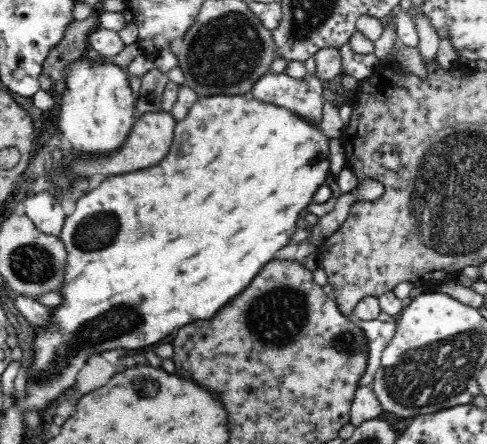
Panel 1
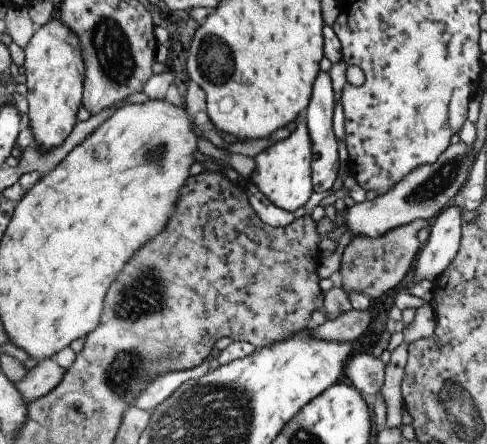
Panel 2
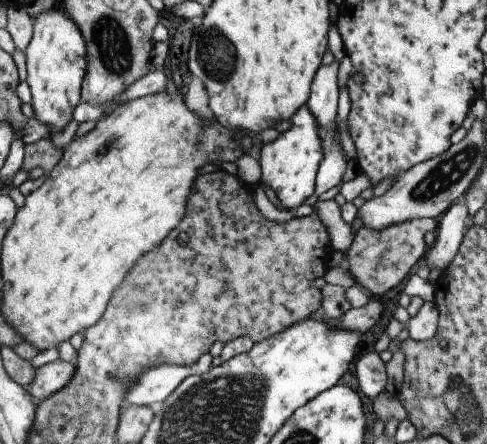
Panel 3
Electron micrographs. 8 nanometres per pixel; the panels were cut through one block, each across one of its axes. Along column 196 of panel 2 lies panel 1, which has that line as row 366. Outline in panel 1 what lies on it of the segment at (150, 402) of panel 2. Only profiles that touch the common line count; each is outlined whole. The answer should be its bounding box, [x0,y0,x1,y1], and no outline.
[358,314,400,386]

